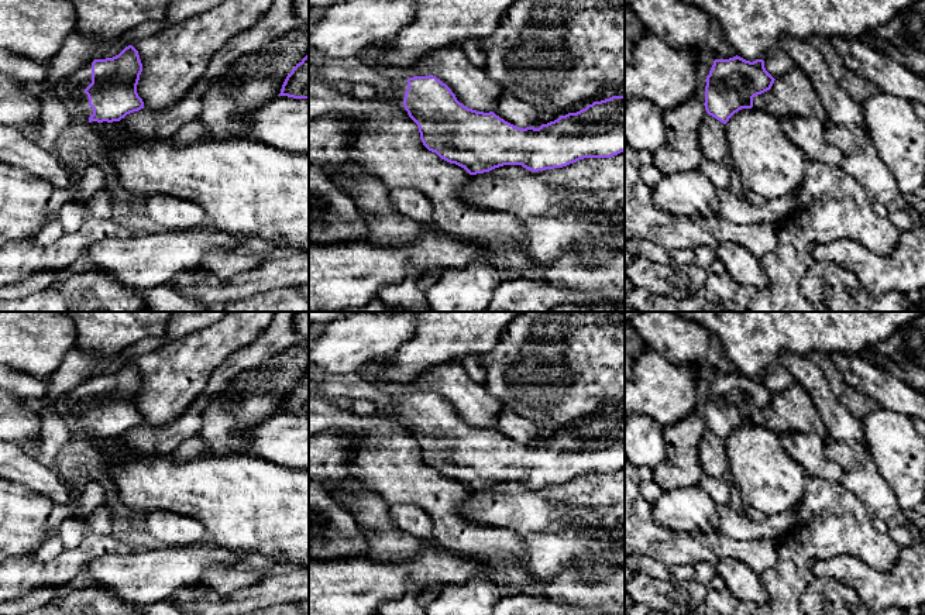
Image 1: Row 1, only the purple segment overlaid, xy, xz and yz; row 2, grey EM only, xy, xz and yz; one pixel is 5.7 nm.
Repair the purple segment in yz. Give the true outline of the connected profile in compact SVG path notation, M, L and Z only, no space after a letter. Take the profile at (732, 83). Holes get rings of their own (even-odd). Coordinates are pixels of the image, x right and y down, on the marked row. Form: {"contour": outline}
{"contour": "M715 59L705 79L705 110L726 124L739 110L752 109L753 97L770 90L774 80L763 59Z"}

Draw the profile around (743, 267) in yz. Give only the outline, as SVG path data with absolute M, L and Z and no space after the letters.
M723 241L715 250L716 258L725 265L728 275L740 285L766 288L770 281L760 260L735 241Z

